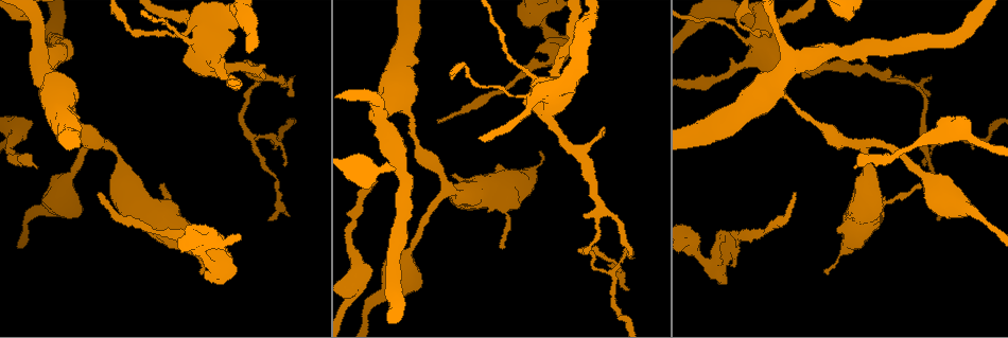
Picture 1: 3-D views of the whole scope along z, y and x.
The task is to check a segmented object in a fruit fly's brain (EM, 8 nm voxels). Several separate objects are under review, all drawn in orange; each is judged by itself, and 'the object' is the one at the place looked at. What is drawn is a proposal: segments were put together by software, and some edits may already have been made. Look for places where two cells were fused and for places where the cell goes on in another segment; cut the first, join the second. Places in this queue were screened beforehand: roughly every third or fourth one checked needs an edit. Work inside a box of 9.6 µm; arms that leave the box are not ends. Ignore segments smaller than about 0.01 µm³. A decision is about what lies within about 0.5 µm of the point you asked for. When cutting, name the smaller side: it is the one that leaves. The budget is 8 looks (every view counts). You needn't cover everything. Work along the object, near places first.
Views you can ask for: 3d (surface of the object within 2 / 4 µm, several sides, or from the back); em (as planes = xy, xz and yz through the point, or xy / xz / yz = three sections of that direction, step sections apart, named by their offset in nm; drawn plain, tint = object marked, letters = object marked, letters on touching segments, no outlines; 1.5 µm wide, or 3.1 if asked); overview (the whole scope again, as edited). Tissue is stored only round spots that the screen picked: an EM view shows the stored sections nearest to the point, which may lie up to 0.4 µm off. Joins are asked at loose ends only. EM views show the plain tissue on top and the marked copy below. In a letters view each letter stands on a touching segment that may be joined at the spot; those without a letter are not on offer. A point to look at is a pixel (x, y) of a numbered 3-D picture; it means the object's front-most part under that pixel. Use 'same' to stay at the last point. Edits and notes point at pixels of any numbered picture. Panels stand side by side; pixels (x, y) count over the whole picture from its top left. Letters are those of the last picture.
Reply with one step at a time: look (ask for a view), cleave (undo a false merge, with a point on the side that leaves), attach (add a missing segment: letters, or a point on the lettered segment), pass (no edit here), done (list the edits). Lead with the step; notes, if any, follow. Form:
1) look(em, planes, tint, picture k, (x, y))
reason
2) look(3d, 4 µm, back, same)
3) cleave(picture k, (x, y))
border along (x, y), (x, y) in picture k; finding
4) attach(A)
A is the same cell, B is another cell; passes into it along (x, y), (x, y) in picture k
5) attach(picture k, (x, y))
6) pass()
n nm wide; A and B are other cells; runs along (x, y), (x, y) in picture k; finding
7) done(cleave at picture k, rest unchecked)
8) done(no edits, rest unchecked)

look(em, planes, letters, picture 1, (540, 155))
an open end

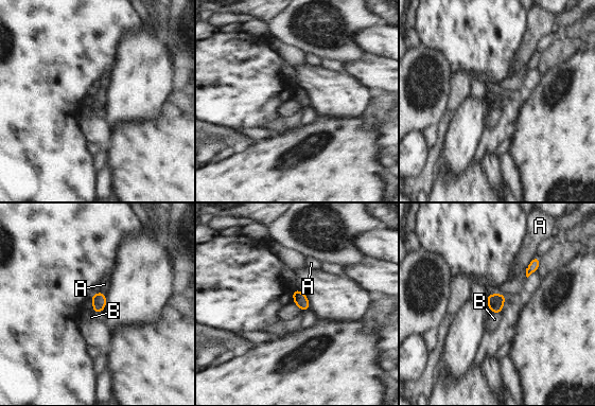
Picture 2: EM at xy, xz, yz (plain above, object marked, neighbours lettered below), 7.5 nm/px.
pass()
100 nm wide; A and B are other cells; border along (491, 312), (500, 314) in picture 2; no lettered segment goes on from it

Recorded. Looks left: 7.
look(em, yz, step 4, letters, picture 1, (856, 167))
free end

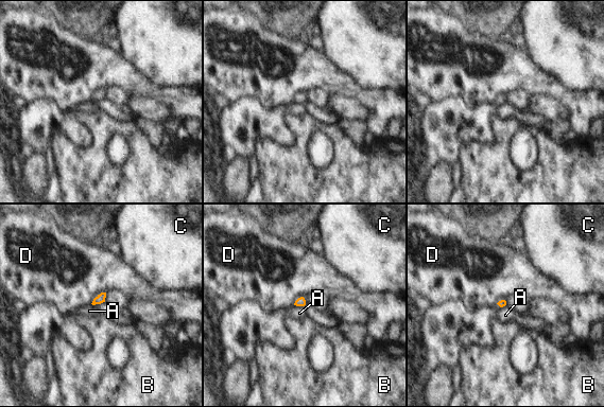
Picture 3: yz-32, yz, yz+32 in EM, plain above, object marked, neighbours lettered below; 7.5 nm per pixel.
look(em, planes, letters, same)
cut it another way

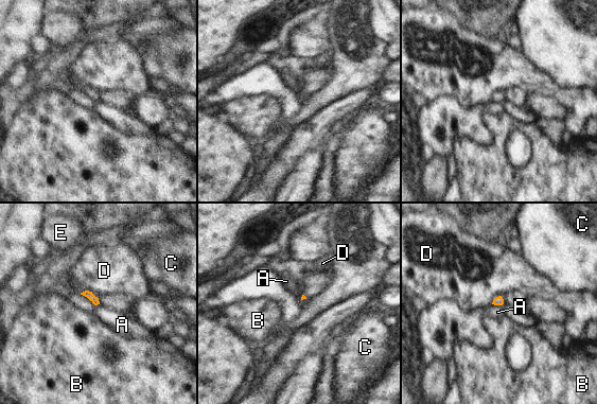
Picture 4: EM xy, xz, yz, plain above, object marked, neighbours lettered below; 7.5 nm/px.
pass()
A, B, C, D and E are other cells; border along (492, 303), (502, 305) in picture 4; no lettered segment goes on from it

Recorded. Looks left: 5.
look(3d, 4 µm, picture 1, (97, 194))

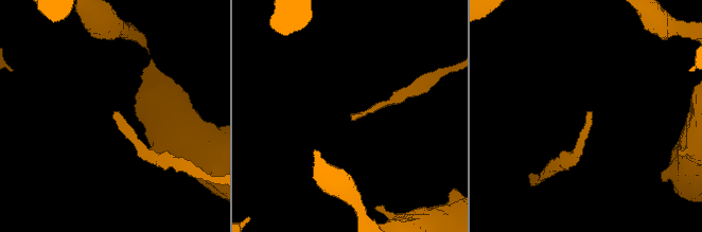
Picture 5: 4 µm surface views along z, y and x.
look(em, planes, letters, picture 5, (353, 120))

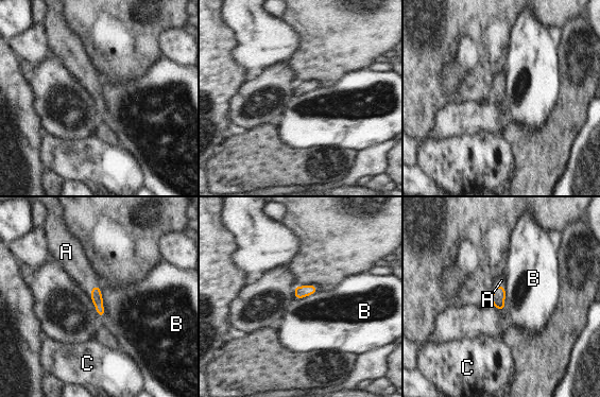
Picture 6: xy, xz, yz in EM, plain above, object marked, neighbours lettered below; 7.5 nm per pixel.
attach(A)
B touches over 260 nm; A is the same cell, B and C are other cells; passes into it along (97, 298), (91, 288), (72, 261) in picture 6; it goes on there

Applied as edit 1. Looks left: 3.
done(attach at picture 6, rest unchecked)

